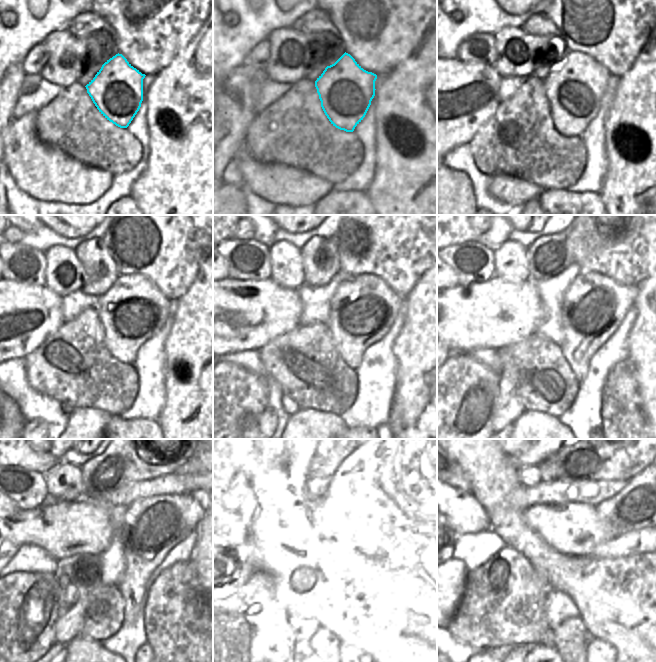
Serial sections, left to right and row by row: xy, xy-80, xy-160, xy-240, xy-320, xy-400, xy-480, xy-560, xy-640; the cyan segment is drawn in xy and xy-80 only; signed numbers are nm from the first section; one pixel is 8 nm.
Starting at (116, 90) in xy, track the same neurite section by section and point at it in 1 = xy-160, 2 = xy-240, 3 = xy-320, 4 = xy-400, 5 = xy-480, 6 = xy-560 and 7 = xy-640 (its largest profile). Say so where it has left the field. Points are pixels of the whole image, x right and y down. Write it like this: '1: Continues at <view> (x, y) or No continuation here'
1: Continues at xy-160 (574, 89)
2: Continues at xy-240 (133, 310)
3: Continues at xy-320 (363, 308)
4: Continues at xy-400 (594, 306)
5: Continues at xy-480 (152, 527)
6: Continues at xy-560 (386, 522)
7: Continues at xy-640 (640, 504)

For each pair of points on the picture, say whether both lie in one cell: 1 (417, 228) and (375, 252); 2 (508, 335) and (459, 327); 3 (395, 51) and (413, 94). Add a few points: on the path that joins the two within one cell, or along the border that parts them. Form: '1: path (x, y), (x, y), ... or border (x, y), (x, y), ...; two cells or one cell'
1: path (407, 228), (399, 228), (385, 242); one cell
2: path (496, 327), (471, 327); one cell
3: border (416, 45), (415, 49), (405, 59), (383, 76); two cells

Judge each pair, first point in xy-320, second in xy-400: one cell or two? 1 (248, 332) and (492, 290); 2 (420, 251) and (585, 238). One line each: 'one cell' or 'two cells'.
1: one cell
2: two cells

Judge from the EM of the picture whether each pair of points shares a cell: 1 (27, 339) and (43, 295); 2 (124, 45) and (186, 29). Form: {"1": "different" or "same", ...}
{"1": "same", "2": "same"}

